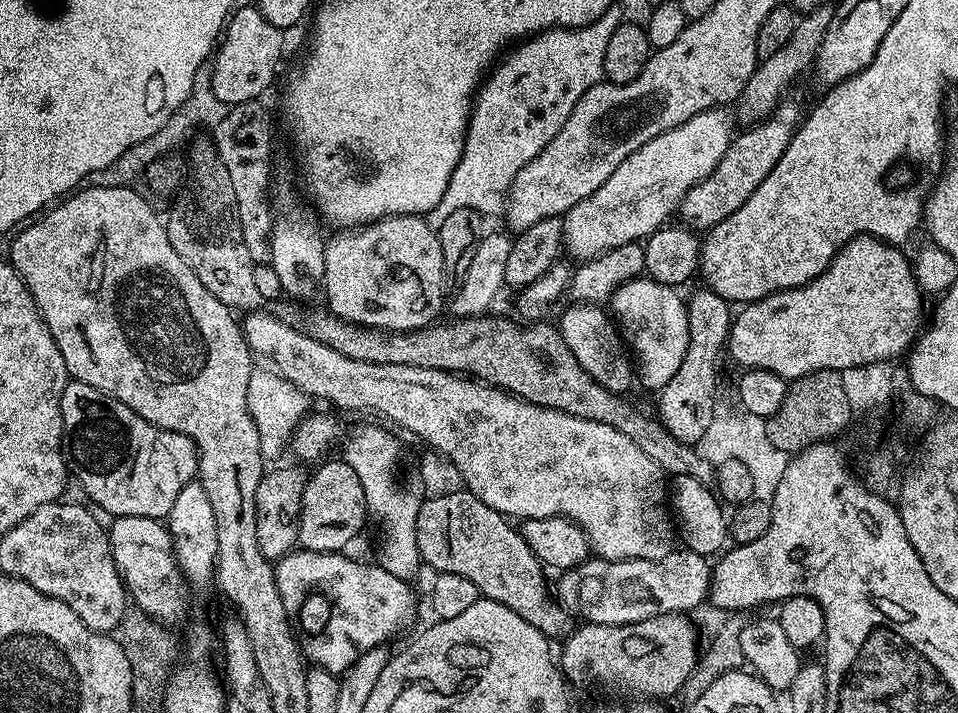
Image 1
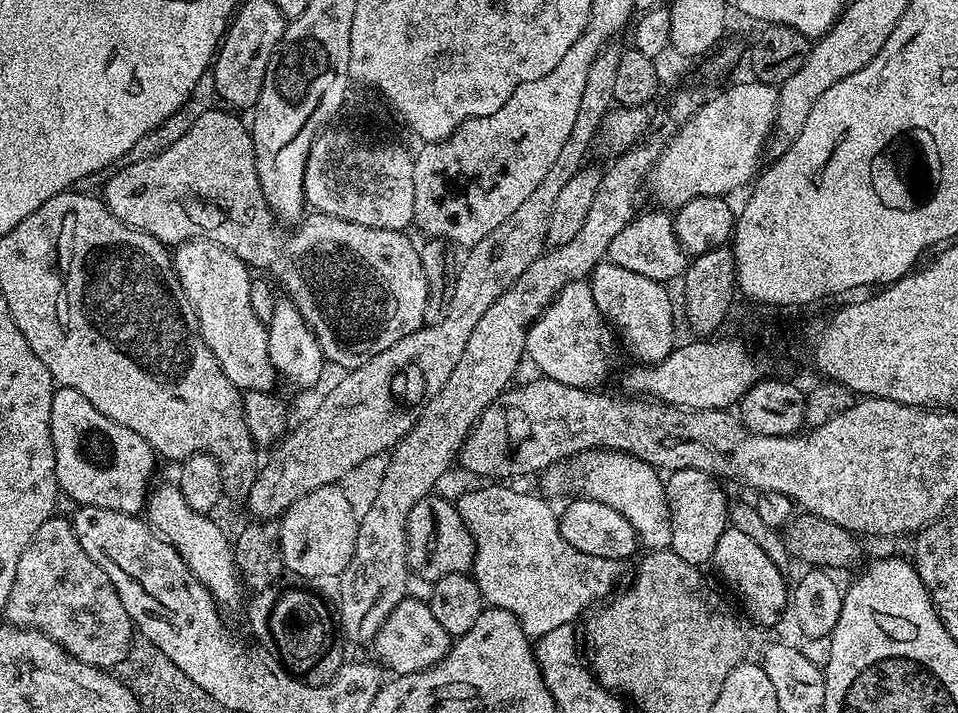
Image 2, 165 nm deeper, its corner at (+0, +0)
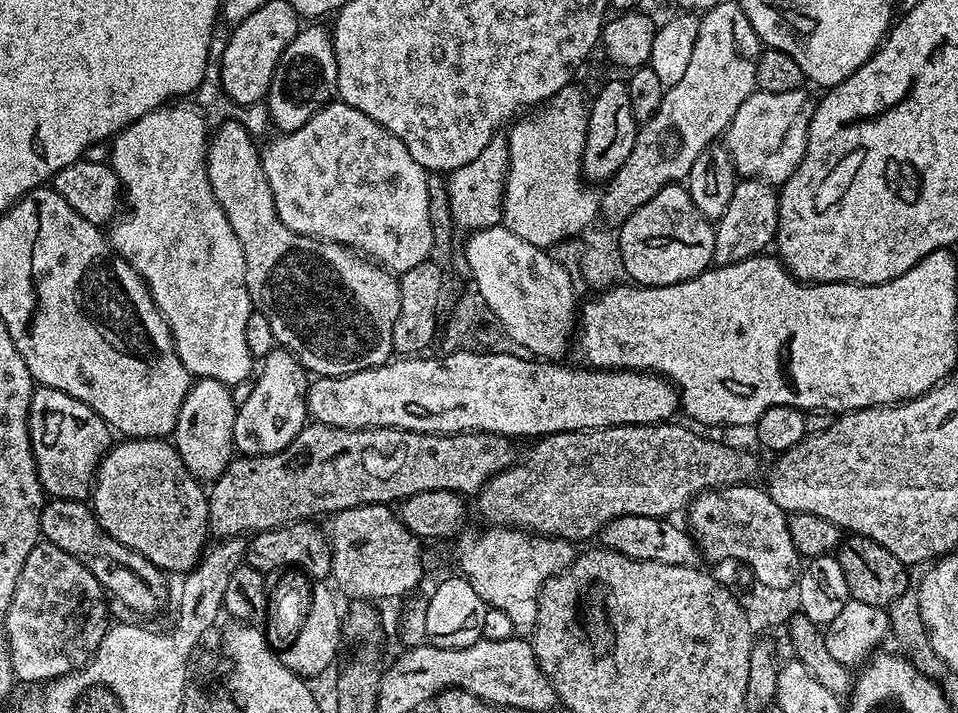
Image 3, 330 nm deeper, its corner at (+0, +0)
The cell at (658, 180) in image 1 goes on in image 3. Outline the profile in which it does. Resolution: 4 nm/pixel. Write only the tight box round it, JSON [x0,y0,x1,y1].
[722,88,816,186]

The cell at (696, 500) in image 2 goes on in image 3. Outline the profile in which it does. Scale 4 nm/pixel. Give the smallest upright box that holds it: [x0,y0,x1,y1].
[689,482,802,588]

